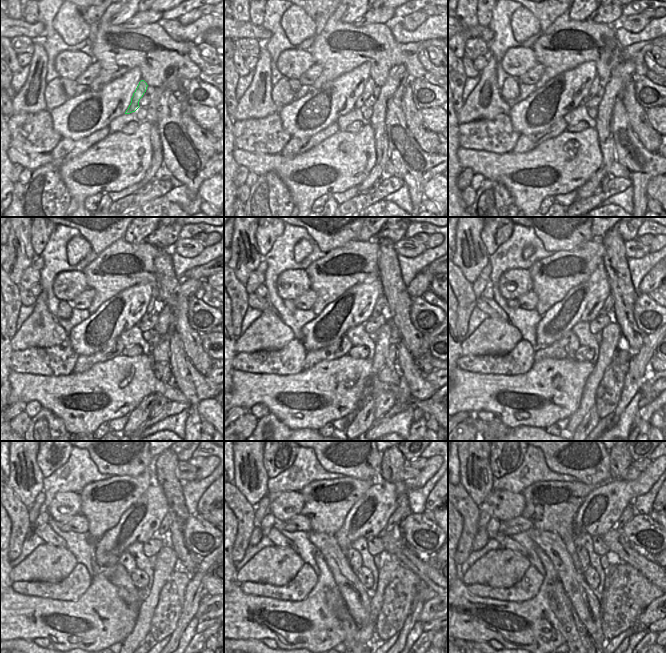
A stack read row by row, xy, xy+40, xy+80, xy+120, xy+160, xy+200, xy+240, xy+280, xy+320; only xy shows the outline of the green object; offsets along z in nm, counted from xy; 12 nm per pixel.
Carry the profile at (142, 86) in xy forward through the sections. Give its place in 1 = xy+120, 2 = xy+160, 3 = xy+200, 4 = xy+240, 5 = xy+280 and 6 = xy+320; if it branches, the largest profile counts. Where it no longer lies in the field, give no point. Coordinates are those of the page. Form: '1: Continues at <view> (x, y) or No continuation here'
1: Continues at xy+120 (154, 307)
2: Continues at xy+160 (382, 306)
3: Continues at xy+200 (608, 308)
4: Continues at xy+240 (163, 531)
5: Continues at xy+280 (394, 522)
6: Continues at xy+320 (627, 514).

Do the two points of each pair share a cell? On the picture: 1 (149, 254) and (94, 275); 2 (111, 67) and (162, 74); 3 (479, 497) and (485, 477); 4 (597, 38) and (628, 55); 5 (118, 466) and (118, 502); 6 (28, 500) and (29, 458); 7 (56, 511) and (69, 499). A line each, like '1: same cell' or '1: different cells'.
1: same cell
2: same cell
3: same cell
4: same cell
5: different cells
6: same cell
7: same cell

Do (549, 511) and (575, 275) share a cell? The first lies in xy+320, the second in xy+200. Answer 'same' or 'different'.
same

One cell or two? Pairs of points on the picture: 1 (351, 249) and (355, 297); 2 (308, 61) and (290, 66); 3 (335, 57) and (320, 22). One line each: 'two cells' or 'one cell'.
1: two cells
2: one cell
3: two cells

